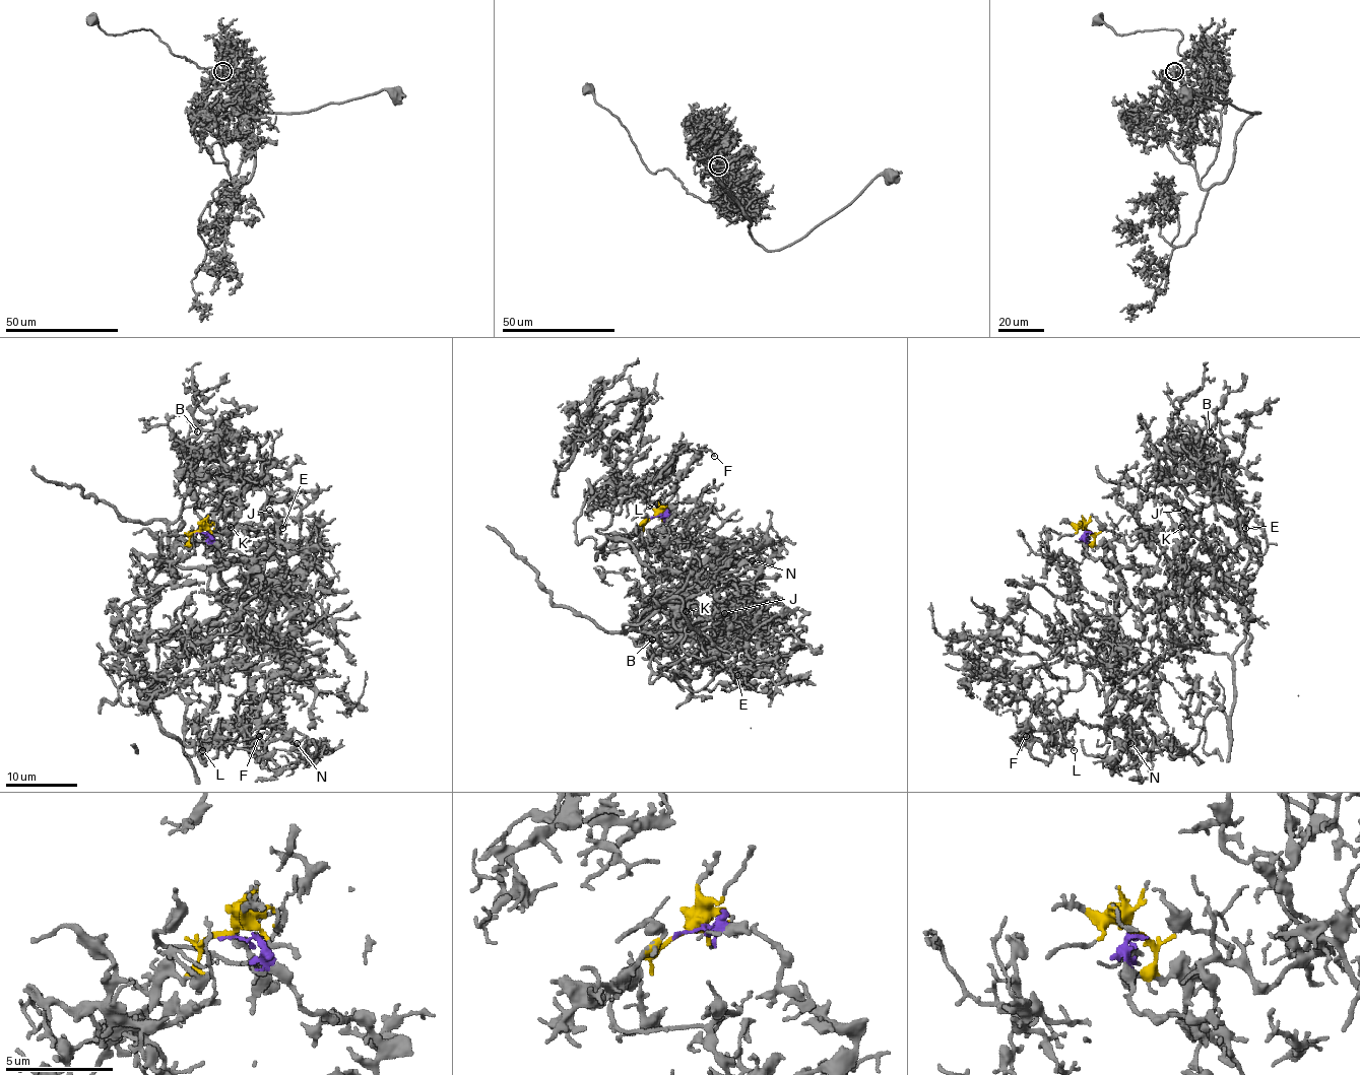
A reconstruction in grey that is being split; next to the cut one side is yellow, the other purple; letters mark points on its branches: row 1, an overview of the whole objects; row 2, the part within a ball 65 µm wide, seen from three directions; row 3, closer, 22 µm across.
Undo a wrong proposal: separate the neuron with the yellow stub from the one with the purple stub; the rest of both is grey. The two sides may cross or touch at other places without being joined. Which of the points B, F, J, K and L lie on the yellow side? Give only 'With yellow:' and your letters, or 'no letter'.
With yellow: F, L

